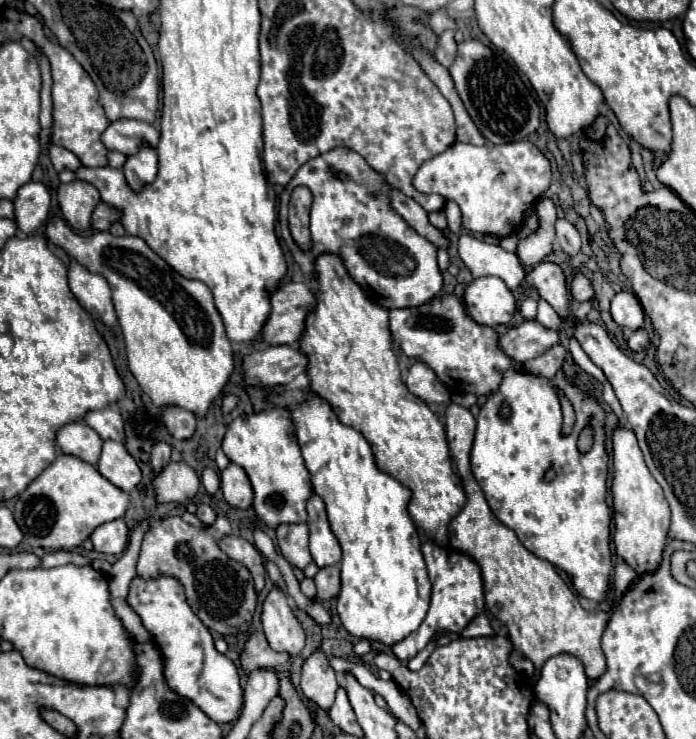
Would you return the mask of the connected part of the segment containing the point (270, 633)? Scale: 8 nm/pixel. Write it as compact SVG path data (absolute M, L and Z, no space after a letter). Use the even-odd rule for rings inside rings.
M278 587L268 593L262 605L262 629L274 651L284 651L294 657L304 649L304 629L294 617L286 593Z

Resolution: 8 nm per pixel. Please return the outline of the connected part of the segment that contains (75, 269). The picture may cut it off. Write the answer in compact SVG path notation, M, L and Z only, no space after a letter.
M72 259L70 269L68 269L68 285L86 311L96 309L100 319L108 327L116 325L116 311L112 305L112 293L110 293L110 285L104 275L92 273L84 265L80 265L78 261Z

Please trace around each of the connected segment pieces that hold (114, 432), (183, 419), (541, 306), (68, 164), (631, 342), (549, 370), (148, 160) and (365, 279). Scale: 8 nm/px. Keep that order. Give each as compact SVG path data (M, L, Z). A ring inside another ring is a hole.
M98 409L98 411L90 411L84 421L102 437L102 439L112 439L112 441L124 441L124 419L120 415L118 409Z
M168 407L168 409L162 409L162 415L164 415L166 429L170 431L172 437L190 439L194 435L194 431L196 431L194 413L180 409L180 407Z
M540 297L540 301L538 301L538 315L536 315L536 321L542 323L544 327L550 327L550 329L558 329L558 325L560 325L558 313L556 313L542 297Z
M58 145L50 147L50 159L52 159L52 165L54 165L56 171L64 171L64 169L76 171L76 169L82 167L80 159L72 151L68 151L64 147L58 147Z
M638 329L630 339L628 339L628 347L632 351L644 351L646 347L650 345L650 339L648 339L648 333L644 329Z
M558 344L554 347L550 347L544 355L540 355L540 357L536 357L536 359L524 363L524 367L526 367L526 371L530 371L532 375L554 377L554 375L560 371L560 367L563 366L565 357L565 348L561 344Z
M144 145L140 149L140 153L128 157L122 171L126 175L128 185L134 191L140 191L144 185L148 185L148 183L152 183L156 179L156 173L158 173L156 151L152 147L148 147L148 145Z
M338 147L310 159L298 169L280 197L282 239L304 275L310 275L312 259L324 253L334 253L342 259L348 275L380 307L418 307L442 289L442 273L436 263L436 245L418 235L400 215L390 211L390 203L386 203L386 187L382 187L382 183L386 183L382 175L372 171L356 151ZM332 167L344 171L346 181L334 177ZM298 185L306 185L314 197L310 209L310 233L314 247L310 253L302 253L298 249L286 221L288 197Z

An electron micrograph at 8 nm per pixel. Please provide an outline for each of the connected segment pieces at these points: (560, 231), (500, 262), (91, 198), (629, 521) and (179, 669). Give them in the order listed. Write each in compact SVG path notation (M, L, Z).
M564 217L556 219L556 241L562 247L562 251L570 257L580 251L580 235L578 235L576 227L570 221L566 221Z
M460 235L458 251L474 279L496 275L510 289L516 289L526 277L524 267L516 257L516 253L508 253L500 245L480 241L472 235Z
M74 181L58 187L60 209L74 229L92 229L92 211L100 201L98 189L86 181Z
M618 427L612 433L612 507L614 507L614 545L616 553L634 567L638 575L656 571L658 563L662 561L662 551L666 545L666 533L670 525L670 509L664 499L662 487L650 475L644 455L638 447L638 439L632 429Z
M134 579L130 583L128 605L140 615L144 627L156 637L158 649L166 659L164 675L172 691L194 699L216 723L232 723L244 705L240 675L236 665L214 649L214 639L204 623L190 611L182 585L176 579Z

